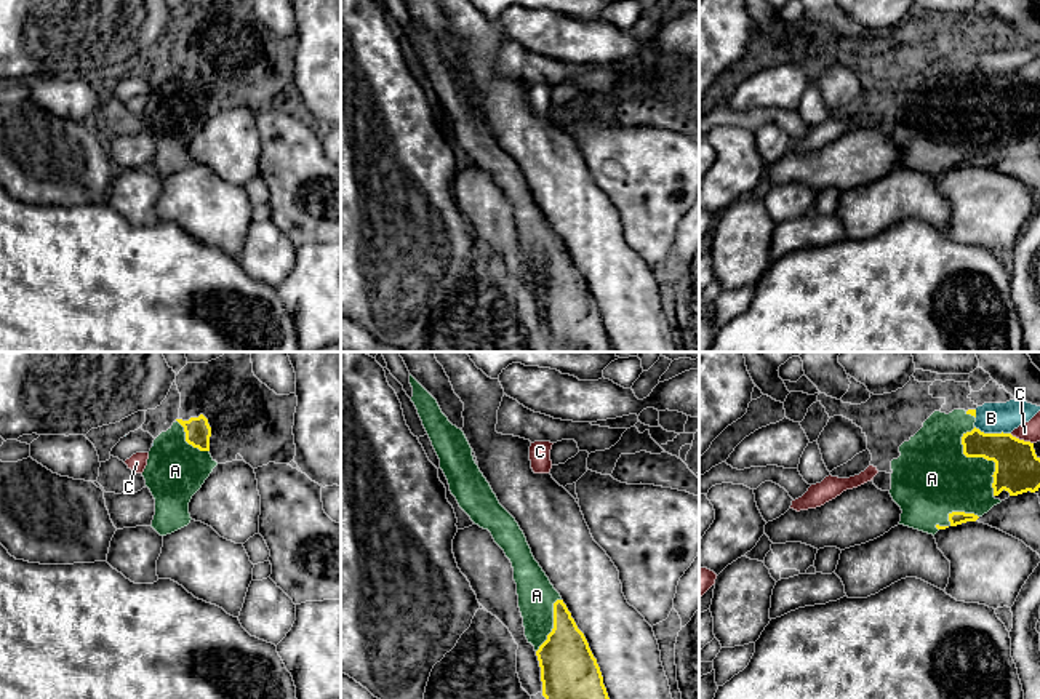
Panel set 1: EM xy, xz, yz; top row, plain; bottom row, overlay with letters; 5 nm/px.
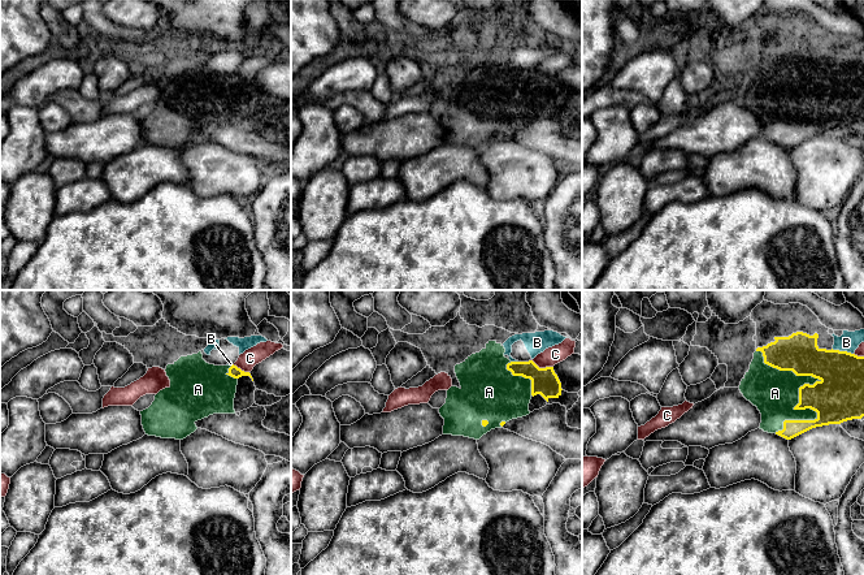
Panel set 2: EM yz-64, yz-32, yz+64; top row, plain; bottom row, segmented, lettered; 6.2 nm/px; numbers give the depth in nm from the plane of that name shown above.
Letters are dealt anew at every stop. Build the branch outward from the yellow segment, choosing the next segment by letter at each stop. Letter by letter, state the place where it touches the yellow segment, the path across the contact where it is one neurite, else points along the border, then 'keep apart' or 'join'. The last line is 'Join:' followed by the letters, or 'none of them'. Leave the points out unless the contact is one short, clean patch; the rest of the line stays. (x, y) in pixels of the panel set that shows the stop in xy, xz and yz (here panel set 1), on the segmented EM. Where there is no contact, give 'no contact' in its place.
A: contact yz (981, 456); join
B: contact yz (992, 434); keep apart
C: contact yz (1021, 440); border yz (1010, 434), (1032, 443); keep apart
Join: A

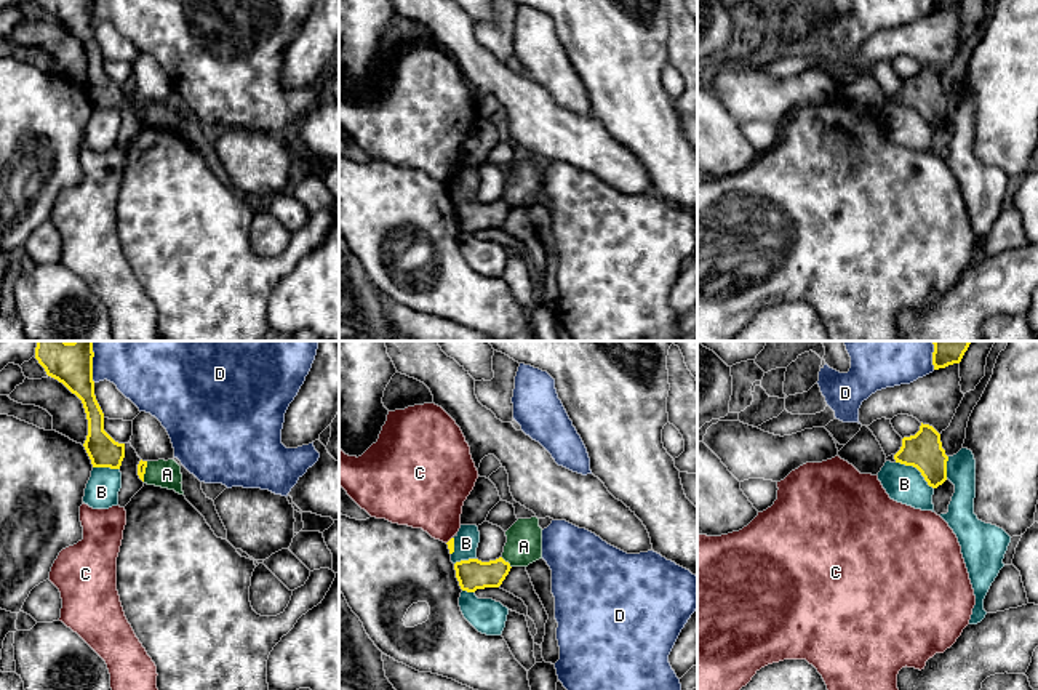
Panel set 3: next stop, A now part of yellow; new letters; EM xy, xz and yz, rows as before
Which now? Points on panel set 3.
A: contact xz (507, 562); border xz (501, 557), (511, 567); keep apart
B: contact yz (917, 468); border yz (896, 461), (914, 466), (933, 489); keep apart
C: contact xz (450, 540); keep apart
D: contact xy (91, 362); keep apart
Join: none of them

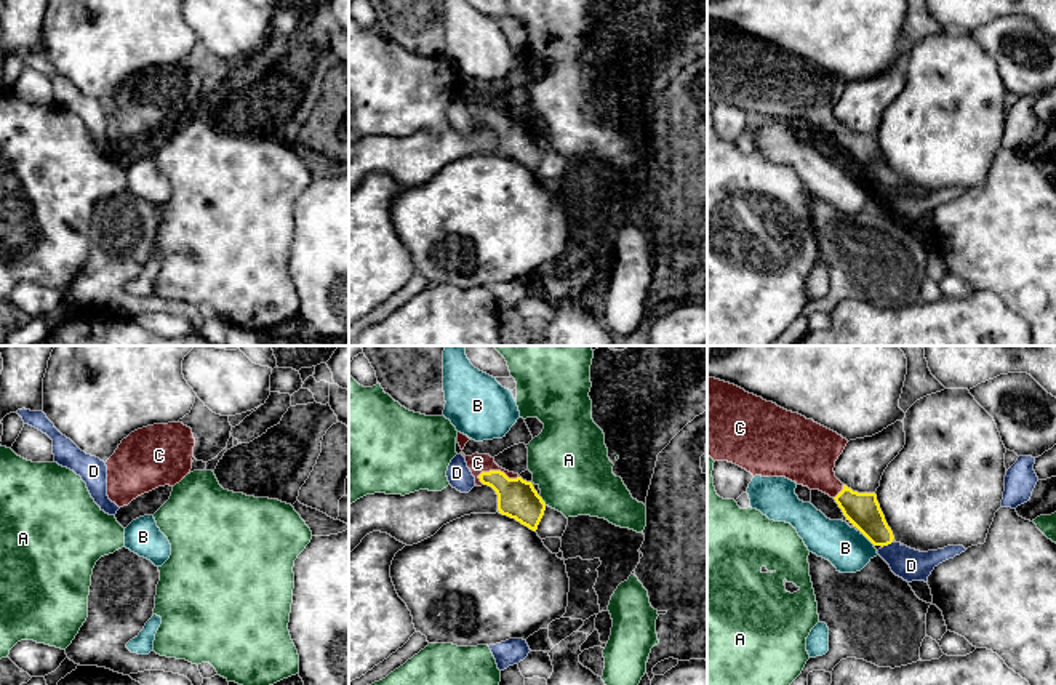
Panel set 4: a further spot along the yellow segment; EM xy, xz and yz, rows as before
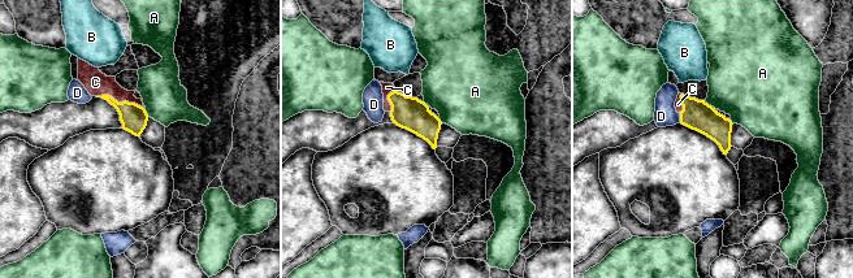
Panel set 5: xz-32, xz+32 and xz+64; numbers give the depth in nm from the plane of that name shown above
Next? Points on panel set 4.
A: contact xz (543, 501); keep apart
B: contact yz (868, 538); keep apart
C: contact xz (498, 471); way xz (517, 498), (498, 471), (487, 471), (477, 463); join
D: contact yz (887, 544); keep apart
Join: C

